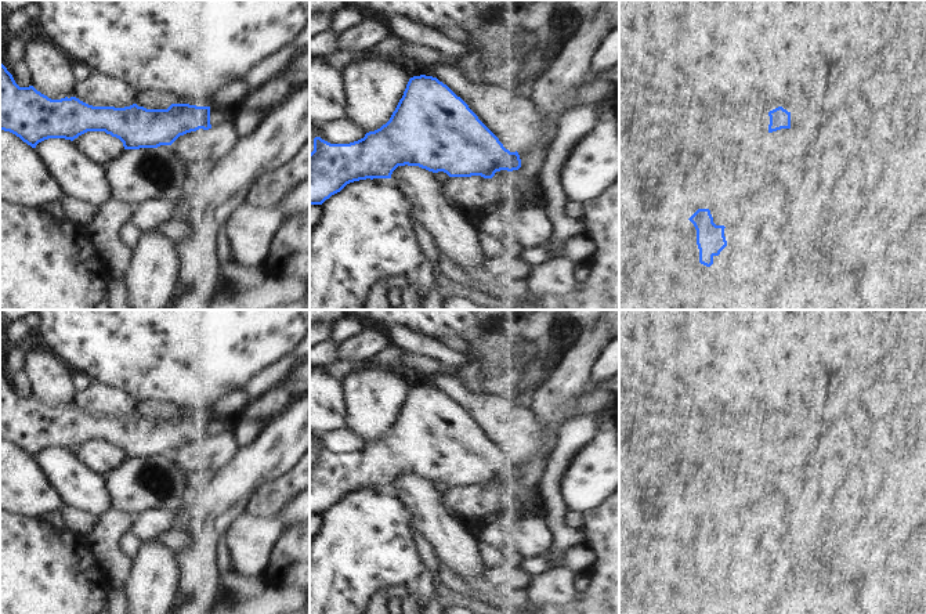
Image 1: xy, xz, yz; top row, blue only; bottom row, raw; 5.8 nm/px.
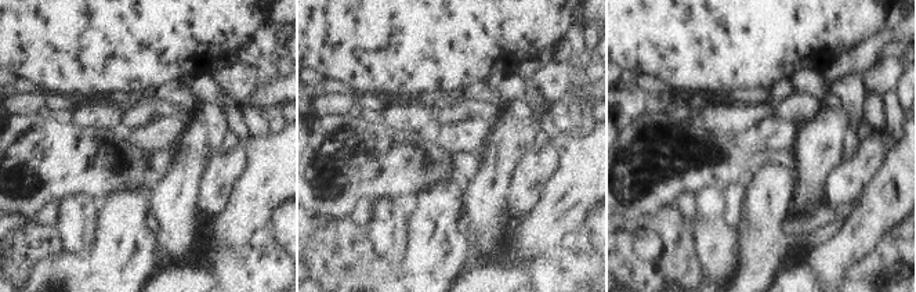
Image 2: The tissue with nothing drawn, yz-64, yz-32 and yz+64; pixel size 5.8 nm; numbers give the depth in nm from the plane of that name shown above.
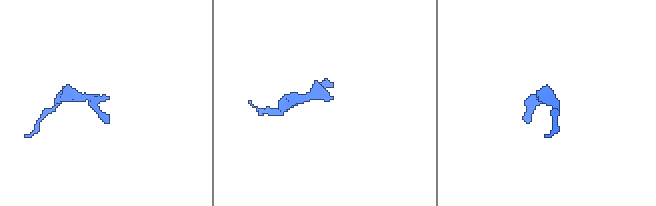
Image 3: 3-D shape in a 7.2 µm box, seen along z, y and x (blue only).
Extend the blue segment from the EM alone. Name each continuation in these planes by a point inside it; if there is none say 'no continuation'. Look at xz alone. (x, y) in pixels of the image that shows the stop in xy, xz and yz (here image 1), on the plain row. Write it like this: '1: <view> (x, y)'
no continuation

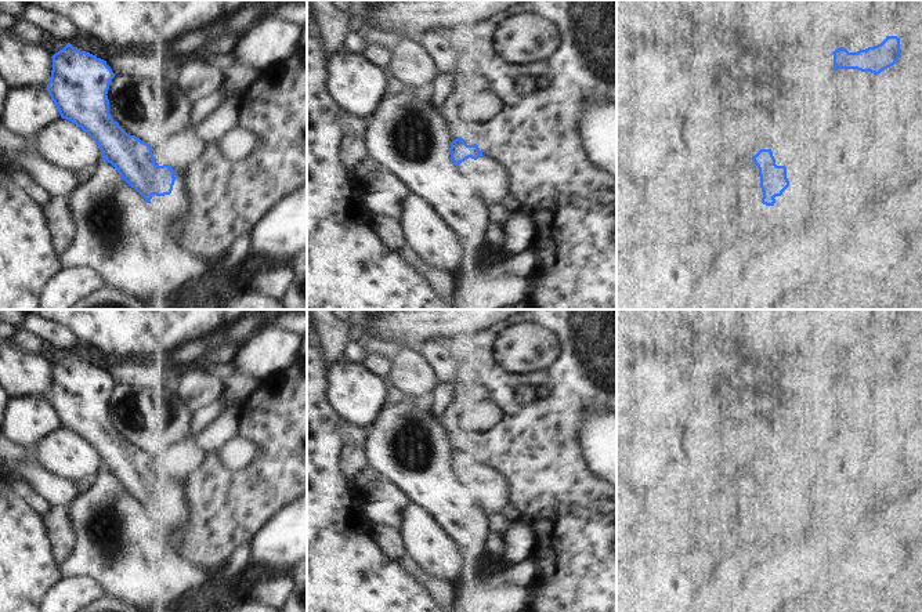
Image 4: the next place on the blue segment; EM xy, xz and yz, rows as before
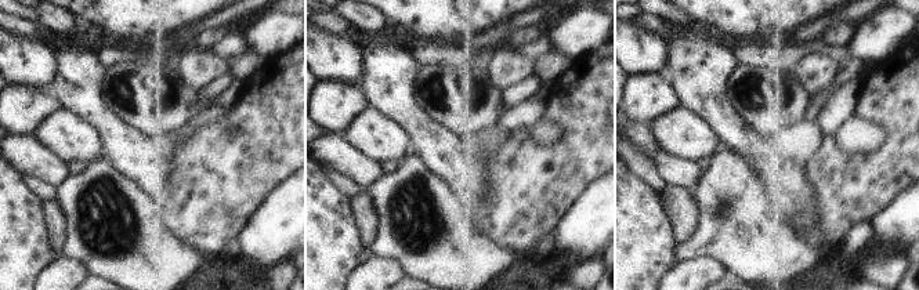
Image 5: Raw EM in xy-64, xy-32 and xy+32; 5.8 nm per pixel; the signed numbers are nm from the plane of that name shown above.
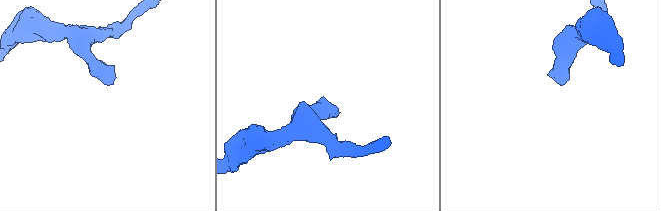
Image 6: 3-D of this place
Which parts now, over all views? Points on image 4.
1: xy (177, 510)

